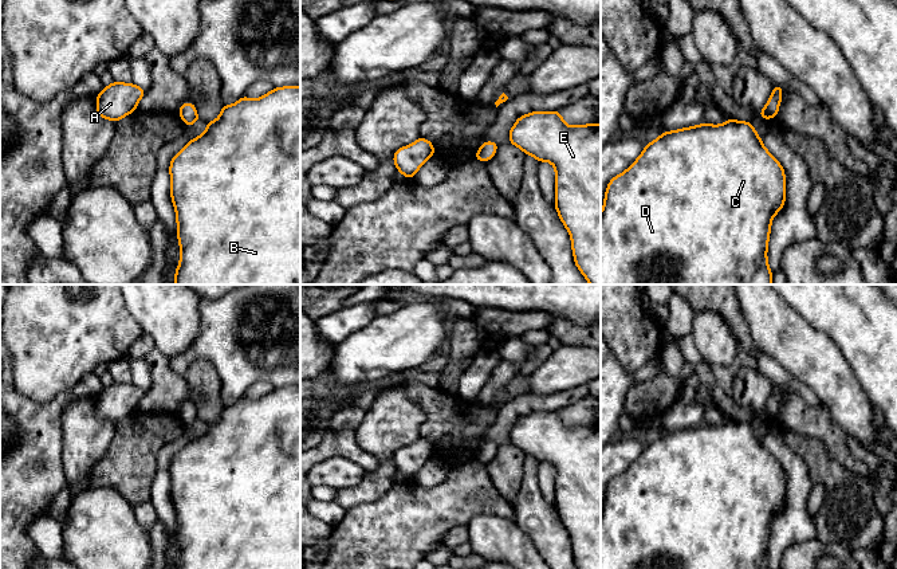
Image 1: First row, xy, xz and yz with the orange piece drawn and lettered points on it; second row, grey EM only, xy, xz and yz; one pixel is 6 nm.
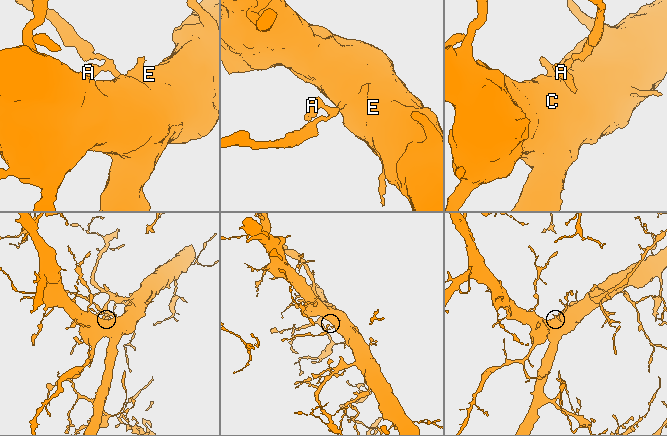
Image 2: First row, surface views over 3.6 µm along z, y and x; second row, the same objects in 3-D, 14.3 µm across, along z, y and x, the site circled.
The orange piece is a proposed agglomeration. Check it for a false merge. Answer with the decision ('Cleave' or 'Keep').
Keep

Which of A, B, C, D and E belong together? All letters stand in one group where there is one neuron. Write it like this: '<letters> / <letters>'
A B C D E

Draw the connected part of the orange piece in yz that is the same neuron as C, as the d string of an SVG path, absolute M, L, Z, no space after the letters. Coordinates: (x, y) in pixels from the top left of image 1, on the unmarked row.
M725 420L723 425L700 424L661 436L645 446L640 458L623 472L613 478L606 488L601 513L601 569L770 569L767 549L771 522L786 502L786 475L780 463L764 448L754 425Z

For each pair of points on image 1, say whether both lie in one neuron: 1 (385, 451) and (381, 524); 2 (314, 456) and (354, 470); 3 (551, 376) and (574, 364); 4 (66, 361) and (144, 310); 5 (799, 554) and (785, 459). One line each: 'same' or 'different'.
1: different
2: different
3: same
4: different
5: different

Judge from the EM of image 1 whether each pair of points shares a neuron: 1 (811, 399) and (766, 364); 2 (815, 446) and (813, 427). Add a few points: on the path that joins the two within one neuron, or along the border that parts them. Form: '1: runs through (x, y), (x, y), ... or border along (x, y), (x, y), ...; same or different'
1: runs through (801, 388), (790, 384), (776, 373); same
2: border along (785, 427), (798, 434), (817, 438), (837, 460); different

